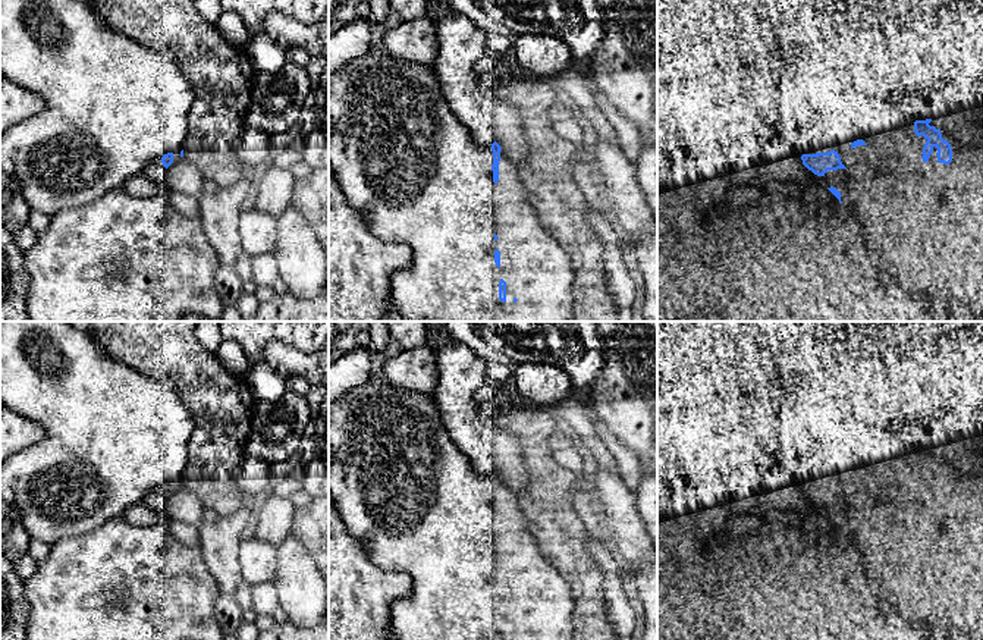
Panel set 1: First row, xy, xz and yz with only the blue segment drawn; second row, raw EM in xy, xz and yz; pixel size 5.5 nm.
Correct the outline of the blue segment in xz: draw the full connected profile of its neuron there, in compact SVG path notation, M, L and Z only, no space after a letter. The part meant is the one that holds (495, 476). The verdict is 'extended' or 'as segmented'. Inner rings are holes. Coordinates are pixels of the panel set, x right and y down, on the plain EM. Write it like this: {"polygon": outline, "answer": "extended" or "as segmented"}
{"polygon": "M370 379L348 390L340 399L329 402L329 448L335 454L329 465L329 492L348 533L362 545L374 565L386 571L403 571L412 580L411 593L392 605L390 627L399 640L574 640L572 589L541 555L519 508L519 496L496 470L490 476L472 470L468 458L449 436L431 398L398 388L389 380Z", "answer": "extended"}

